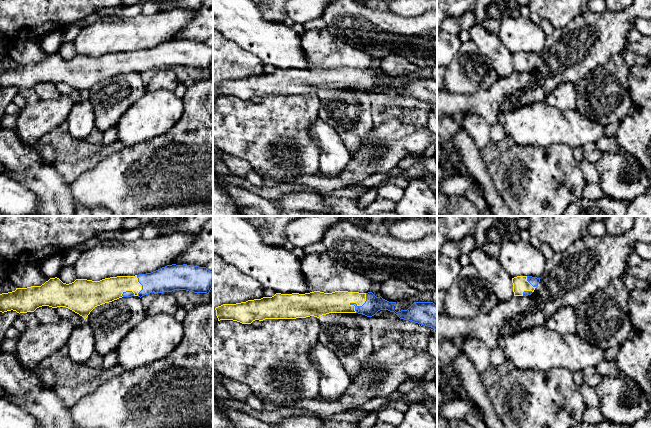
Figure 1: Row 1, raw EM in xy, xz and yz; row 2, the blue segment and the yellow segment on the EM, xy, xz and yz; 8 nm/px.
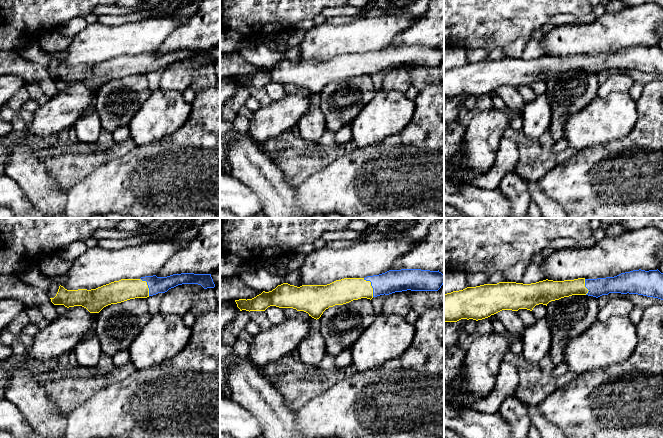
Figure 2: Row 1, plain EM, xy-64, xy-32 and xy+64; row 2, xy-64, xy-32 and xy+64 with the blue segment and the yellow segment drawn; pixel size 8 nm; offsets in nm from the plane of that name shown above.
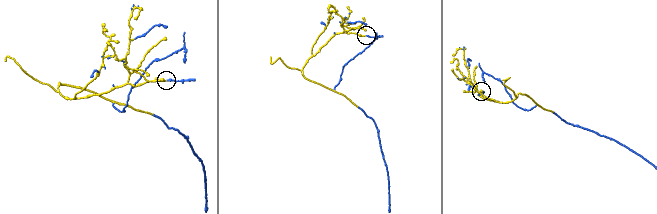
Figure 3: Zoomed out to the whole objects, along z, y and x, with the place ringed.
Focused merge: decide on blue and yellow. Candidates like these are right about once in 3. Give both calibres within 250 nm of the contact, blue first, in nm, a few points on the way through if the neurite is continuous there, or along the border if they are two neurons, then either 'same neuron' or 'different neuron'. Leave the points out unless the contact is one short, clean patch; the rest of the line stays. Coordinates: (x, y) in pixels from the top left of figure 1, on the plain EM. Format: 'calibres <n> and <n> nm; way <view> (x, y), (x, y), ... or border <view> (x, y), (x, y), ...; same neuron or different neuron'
calibres 140 and 180 nm; same neuron

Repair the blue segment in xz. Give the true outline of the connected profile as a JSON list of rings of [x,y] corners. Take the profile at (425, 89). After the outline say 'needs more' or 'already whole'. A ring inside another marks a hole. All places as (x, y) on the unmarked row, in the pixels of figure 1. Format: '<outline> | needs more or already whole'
[[[314,67],[305,70],[276,69],[272,73],[223,80],[215,86],[218,97],[233,96],[242,100],[265,95],[319,94],[329,89],[358,89],[372,93],[380,86],[388,86],[400,95],[437,105],[437,82],[433,78],[414,78],[407,86],[398,88],[394,86],[395,80],[381,72],[376,73],[372,68]]] | needs more

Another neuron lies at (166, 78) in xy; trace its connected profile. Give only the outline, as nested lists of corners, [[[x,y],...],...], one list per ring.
[[[171,68],[155,70],[155,73],[146,87],[147,91],[165,89],[174,92],[180,81],[176,73]]]

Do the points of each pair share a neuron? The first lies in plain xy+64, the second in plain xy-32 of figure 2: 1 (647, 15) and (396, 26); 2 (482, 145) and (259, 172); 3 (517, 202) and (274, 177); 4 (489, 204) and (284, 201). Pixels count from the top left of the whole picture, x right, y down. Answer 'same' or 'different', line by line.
1: same
2: different
3: same
4: different

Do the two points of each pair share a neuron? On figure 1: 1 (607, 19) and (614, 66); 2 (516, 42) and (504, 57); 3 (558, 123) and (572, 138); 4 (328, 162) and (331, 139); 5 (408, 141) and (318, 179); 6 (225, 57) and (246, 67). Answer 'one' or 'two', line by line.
1: two
2: two
3: one
4: one
5: one
6: one

